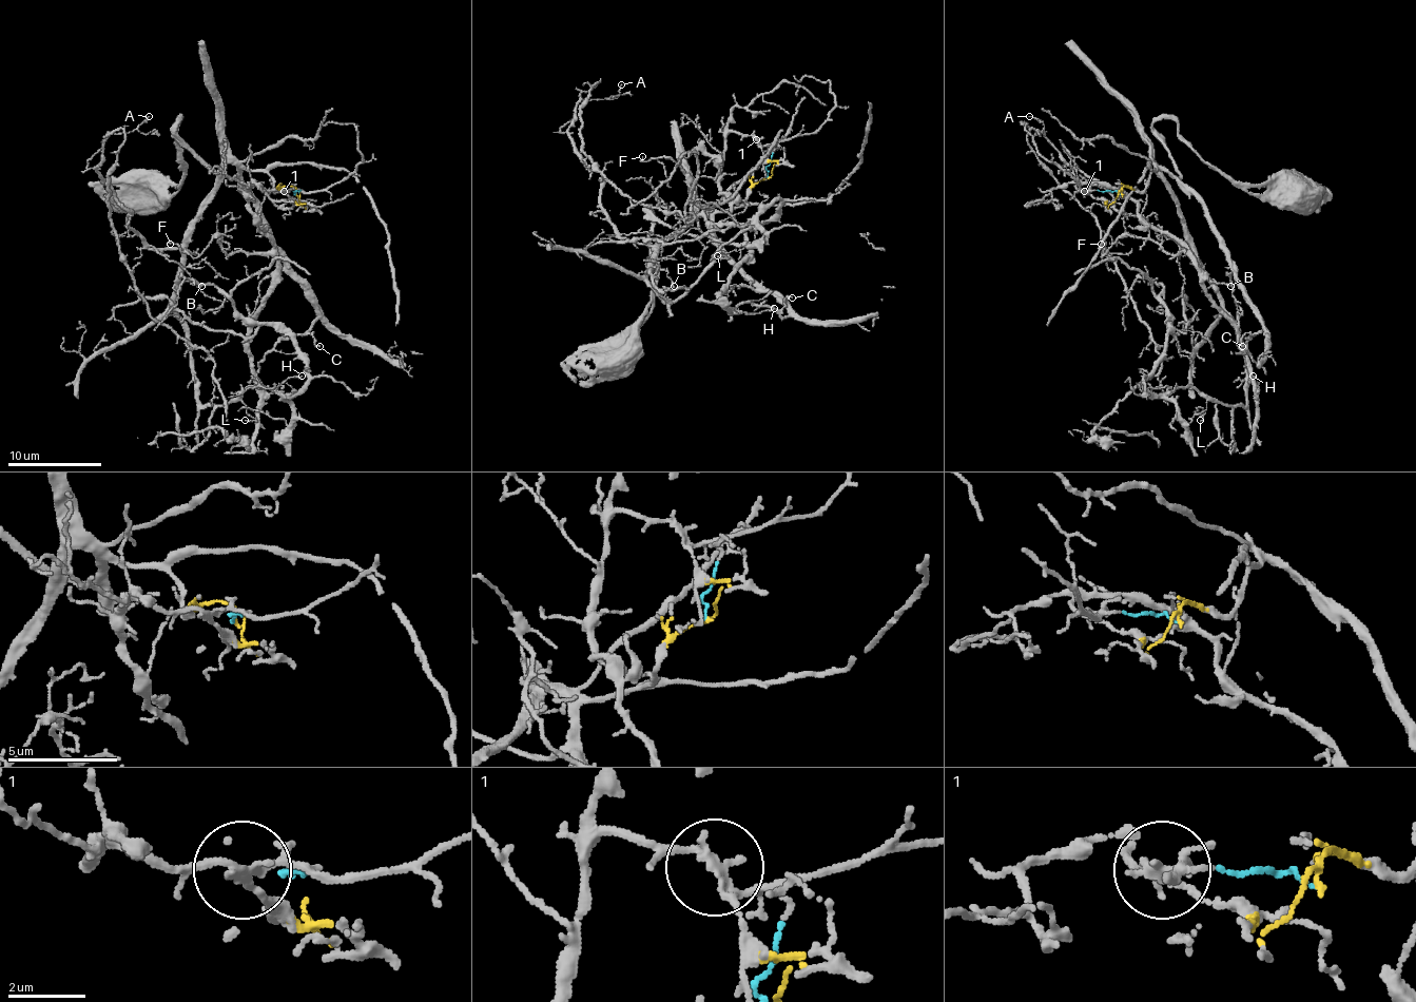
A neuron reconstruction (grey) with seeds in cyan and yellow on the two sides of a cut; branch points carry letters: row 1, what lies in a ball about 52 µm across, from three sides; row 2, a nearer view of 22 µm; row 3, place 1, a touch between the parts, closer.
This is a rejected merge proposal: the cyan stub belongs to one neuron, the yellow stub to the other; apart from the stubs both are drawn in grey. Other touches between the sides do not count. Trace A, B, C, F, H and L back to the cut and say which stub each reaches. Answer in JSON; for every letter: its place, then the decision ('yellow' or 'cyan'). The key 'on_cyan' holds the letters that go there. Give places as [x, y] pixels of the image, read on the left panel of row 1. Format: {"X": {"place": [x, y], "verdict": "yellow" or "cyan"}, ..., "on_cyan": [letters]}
{"A": {"place": [149, 116], "verdict": "yellow"}, "B": {"place": [201, 286], "verdict": "yellow"}, "C": {"place": [319, 346], "verdict": "yellow"}, "F": {"place": [170, 244], "verdict": "cyan"}, "H": {"place": [302, 376], "verdict": "cyan"}, "L": {"place": [245, 420], "verdict": "yellow"}, "on_cyan": ["F", "H"]}

